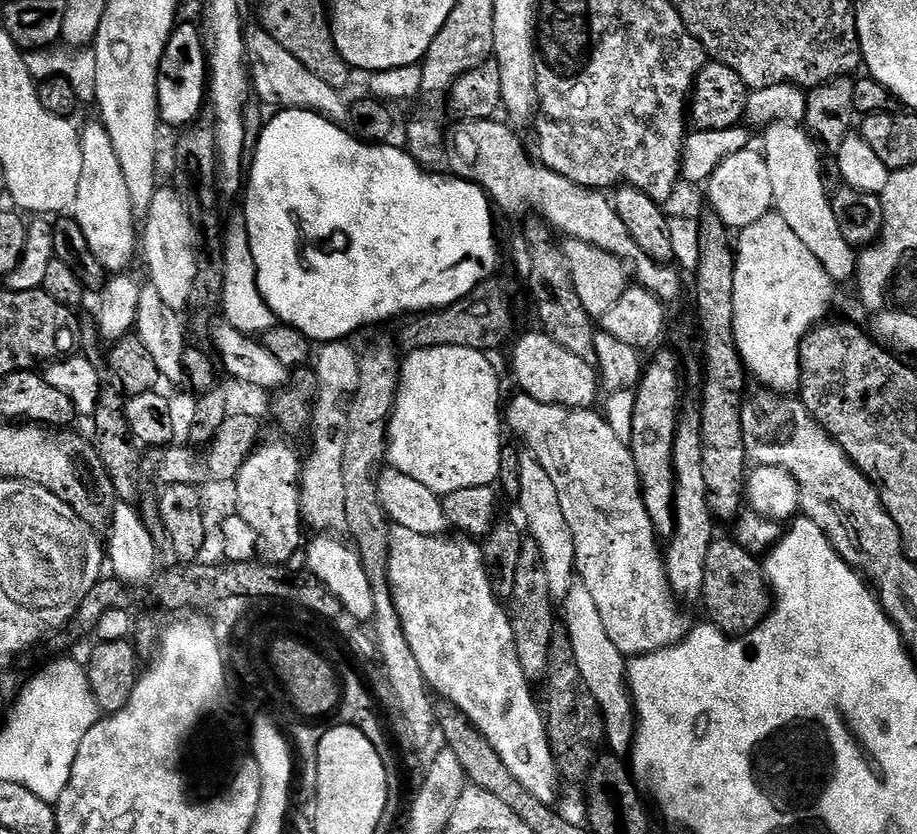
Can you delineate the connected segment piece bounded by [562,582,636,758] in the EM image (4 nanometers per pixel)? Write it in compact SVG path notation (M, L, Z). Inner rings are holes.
M574 582L570 586L566 598L562 602L562 626L568 632L570 646L574 650L574 658L578 661L578 674L582 674L582 682L594 702L600 708L600 716L604 719L604 740L617 757L624 758L631 753L632 741L636 732L635 713L632 707L632 693L628 691L628 665L625 656L610 642L610 634L606 634L606 625L598 615L598 606L586 590L583 582Z

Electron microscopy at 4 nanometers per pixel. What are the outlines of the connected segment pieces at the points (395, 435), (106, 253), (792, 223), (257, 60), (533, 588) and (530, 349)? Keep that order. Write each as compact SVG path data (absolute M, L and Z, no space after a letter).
M438 346L430 350L418 350L407 355L400 369L400 383L396 392L396 402L392 414L388 419L388 449L387 463L397 468L402 474L410 474L414 482L422 482L422 486L429 488L437 496L443 497L454 490L467 490L469 486L492 486L500 476L500 463L504 460L504 436L502 427L502 400L500 404L500 376L494 365L488 361L489 357L483 352L467 348L466 346Z
M93 118L80 132L82 178L78 182L74 219L82 230L94 258L112 274L120 274L138 256L138 224L132 215L130 194L114 142L99 119Z
M773 123L765 127L762 134L764 134L762 155L769 170L773 209L784 218L790 230L805 244L806 248L810 250L810 254L813 254L833 281L837 284L843 284L846 280L851 281L856 274L858 256L842 238L842 232L838 230L838 220L833 214L831 197L824 184L824 172L820 169L821 149L812 143L812 138L807 131L795 123Z
M259 23L245 25L244 48L253 91L255 94L257 92L264 103L274 106L273 108L306 108L327 116L332 123L340 127L349 125L350 106L340 96L341 91L309 72L302 62L274 40L273 36Z
M531 538L525 539L522 554L518 554L518 570L515 572L510 615L518 650L518 662L522 662L522 674L526 674L530 682L543 681L548 674L550 642L554 630L558 627L558 612L552 607L554 601L550 594L550 582L546 579L546 562L542 562L542 550L538 550L538 542Z
M543 330L528 332L512 352L512 376L521 393L538 402L557 404L563 408L591 409L598 392L598 372L575 354L551 340Z

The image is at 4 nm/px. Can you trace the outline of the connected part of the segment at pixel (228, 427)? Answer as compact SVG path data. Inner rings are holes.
M229 415L218 430L212 443L207 445L206 451L197 450L192 446L153 447L146 456L146 464L152 467L152 472L161 480L161 485L186 483L203 486L209 482L235 480L242 470L243 464L249 455L255 452L261 443L259 419L255 415ZM200 452L206 452L204 454Z

